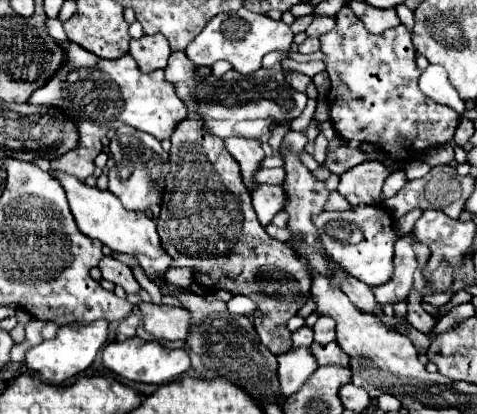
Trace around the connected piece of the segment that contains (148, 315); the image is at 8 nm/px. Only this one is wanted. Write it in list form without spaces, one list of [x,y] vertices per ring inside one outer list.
[[[156,303],[138,305],[144,317],[144,329],[168,341],[186,341],[192,333],[192,315],[182,307],[168,307]]]

